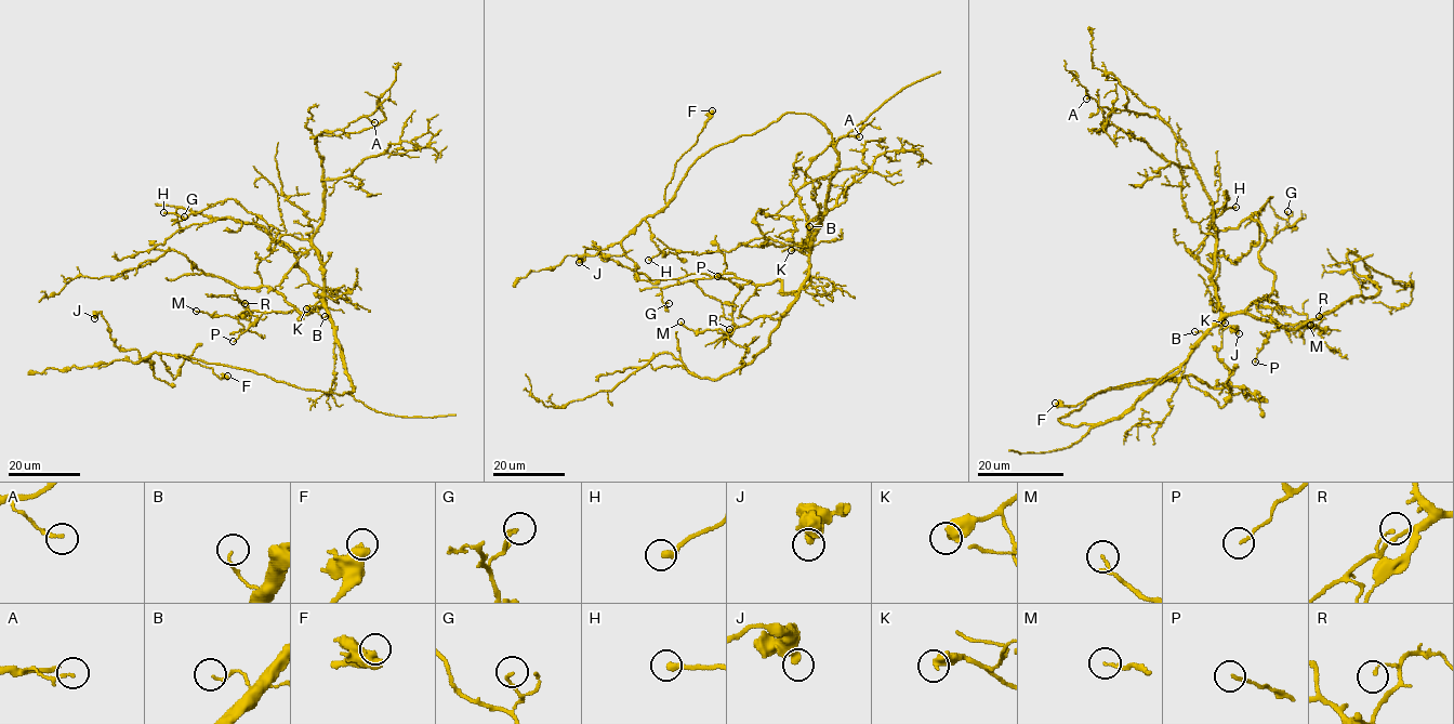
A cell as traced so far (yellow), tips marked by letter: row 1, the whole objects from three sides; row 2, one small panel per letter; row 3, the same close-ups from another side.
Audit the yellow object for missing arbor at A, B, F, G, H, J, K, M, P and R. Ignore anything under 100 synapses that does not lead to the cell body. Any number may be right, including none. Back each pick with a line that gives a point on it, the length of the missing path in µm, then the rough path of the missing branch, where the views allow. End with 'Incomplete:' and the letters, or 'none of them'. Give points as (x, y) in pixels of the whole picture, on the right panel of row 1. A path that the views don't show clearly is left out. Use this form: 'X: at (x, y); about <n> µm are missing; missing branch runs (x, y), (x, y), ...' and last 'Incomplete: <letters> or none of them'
Incomplete: none of them

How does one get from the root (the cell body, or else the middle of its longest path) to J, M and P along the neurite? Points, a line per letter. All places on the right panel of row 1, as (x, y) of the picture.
J: (1176, 367), (1118, 418), (1058, 420), (1113, 387), (1190, 374), (1224, 387), (1223, 331), (1239, 333)
M: (1176, 367), (1229, 315), (1251, 313), (1289, 328), (1306, 324), (1304, 327), (1325, 329), (1321, 332), (1310, 325)
P: (1176, 367), (1194, 344), (1229, 315), (1251, 313), (1289, 328), (1316, 325), (1299, 321), (1272, 330), (1255, 362)

